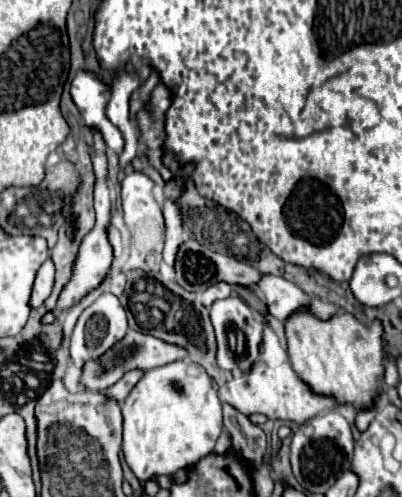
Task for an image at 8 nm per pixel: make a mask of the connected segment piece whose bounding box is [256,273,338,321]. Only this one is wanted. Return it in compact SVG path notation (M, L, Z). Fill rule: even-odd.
M264 273L264 275L260 275L256 289L264 297L264 301L268 305L268 313L280 321L286 321L286 317L290 317L300 307L308 307L310 313L314 313L320 319L328 319L338 313L334 305L322 303L316 297L308 297L300 287L286 281L284 277Z

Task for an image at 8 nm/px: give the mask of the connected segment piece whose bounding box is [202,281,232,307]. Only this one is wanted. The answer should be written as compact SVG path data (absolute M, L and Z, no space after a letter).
M216 283L216 285L212 285L212 287L208 287L206 291L204 291L204 295L202 295L202 303L206 305L206 307L210 307L216 299L224 299L224 297L228 297L232 293L232 287L228 285L228 283Z

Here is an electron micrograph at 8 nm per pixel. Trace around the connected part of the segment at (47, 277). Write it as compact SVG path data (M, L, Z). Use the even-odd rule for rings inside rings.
M46 259L36 273L36 281L34 281L32 297L30 297L30 309L38 309L44 303L44 299L52 291L52 285L54 285L54 263Z

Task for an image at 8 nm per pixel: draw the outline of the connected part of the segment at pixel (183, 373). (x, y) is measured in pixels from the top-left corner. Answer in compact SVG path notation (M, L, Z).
M186 359L172 361L168 365L146 371L142 379L134 385L132 393L124 399L122 417L124 417L124 443L122 443L124 459L140 481L148 481L158 475L172 475L182 467L196 465L196 461L214 451L214 443L222 433L222 405L212 387L212 379L200 365Z

